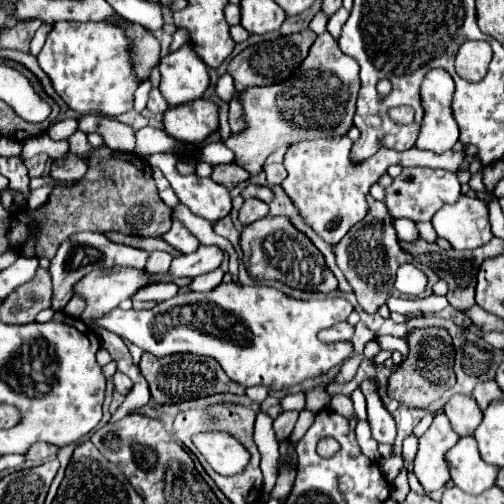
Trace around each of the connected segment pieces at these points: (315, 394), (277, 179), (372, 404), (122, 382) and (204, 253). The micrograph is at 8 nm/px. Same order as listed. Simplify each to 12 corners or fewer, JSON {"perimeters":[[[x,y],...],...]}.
{"perimeters":[[[324,385],[306,395],[306,409],[320,413],[330,405]],[[280,163],[264,167],[266,181],[270,185],[286,179],[286,169]],[[374,381],[360,385],[368,403],[368,423],[378,443],[394,445],[396,427]],[[120,371],[114,375],[114,389],[126,395],[132,387],[130,377]],[[200,245],[172,259],[170,277],[196,277],[220,267],[224,251]]]}

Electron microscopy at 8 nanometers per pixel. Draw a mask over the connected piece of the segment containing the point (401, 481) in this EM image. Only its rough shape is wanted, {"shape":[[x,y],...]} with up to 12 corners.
{"shape":[[402,469],[391,483],[390,496],[397,502],[410,492],[407,472]]}

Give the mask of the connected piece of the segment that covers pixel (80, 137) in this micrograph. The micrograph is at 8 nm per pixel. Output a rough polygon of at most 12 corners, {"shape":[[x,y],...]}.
{"shape":[[85,133],[69,137],[69,151],[80,157],[94,151]]}

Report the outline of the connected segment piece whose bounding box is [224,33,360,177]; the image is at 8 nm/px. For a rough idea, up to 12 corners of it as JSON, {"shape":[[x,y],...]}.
{"shape":[[322,33],[292,77],[238,93],[224,145],[254,177],[278,147],[346,135],[358,63]]}

